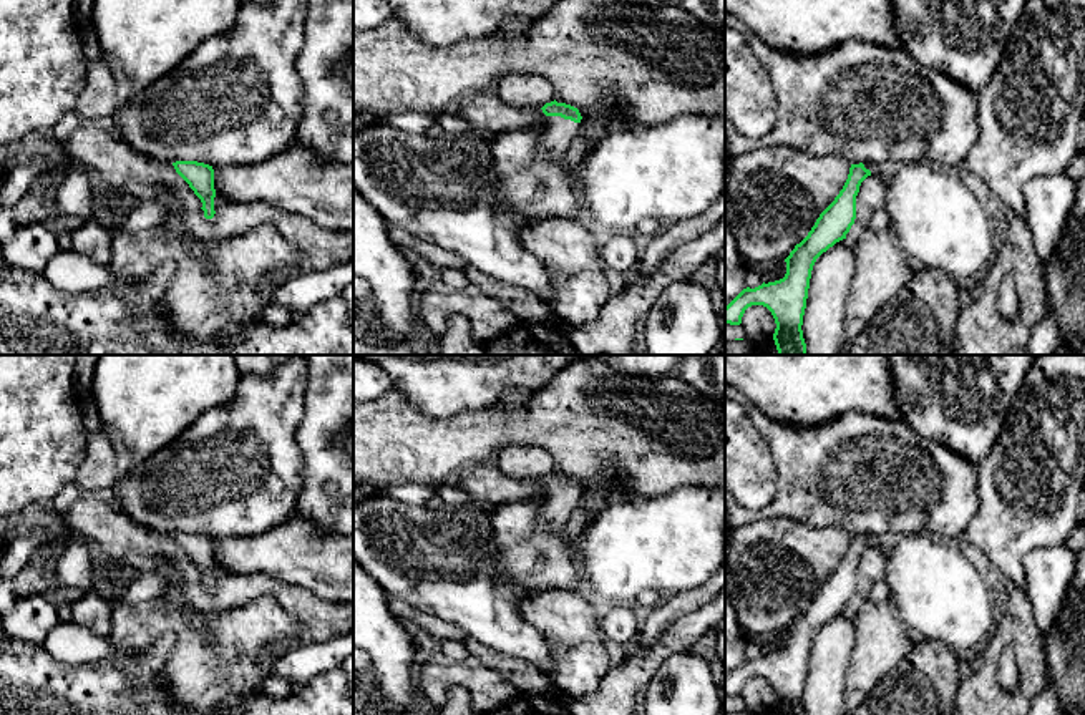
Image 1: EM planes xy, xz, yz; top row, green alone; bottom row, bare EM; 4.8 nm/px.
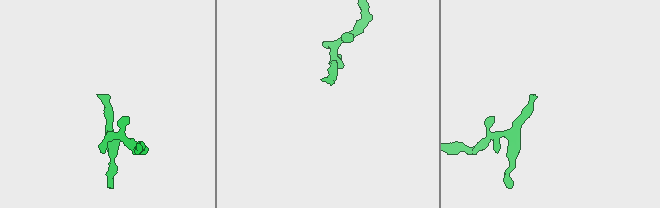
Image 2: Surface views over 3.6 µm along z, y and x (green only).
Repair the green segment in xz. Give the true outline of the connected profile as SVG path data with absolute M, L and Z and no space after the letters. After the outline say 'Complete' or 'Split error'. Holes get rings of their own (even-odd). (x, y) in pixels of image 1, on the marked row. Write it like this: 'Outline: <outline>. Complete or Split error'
Outline: M556 100L541 109L546 114L542 151L549 161L557 161L567 154L569 146L579 136L582 116L577 108Z. Split error

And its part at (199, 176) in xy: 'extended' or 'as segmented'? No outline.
as segmented

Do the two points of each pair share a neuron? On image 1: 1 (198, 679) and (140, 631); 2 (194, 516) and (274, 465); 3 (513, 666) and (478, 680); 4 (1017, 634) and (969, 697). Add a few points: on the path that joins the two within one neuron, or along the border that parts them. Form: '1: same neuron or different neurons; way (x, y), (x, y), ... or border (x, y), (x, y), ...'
1: same neuron; way (194, 657), (188, 641), (175, 627), (161, 627)
2: same neuron; way (216, 495), (236, 475), (259, 475)
3: different neurons; border (468, 654), (498, 671), (520, 690)
4: same neuron; way (1001, 644), (984, 664), (982, 680)

